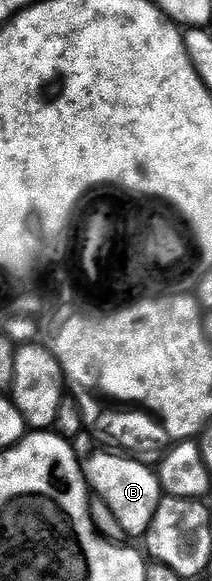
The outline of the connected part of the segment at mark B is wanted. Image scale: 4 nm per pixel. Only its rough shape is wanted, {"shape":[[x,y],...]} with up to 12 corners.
{"shape":[[90,435],[75,437],[88,489],[128,537],[142,537],[165,495],[156,469]]}

